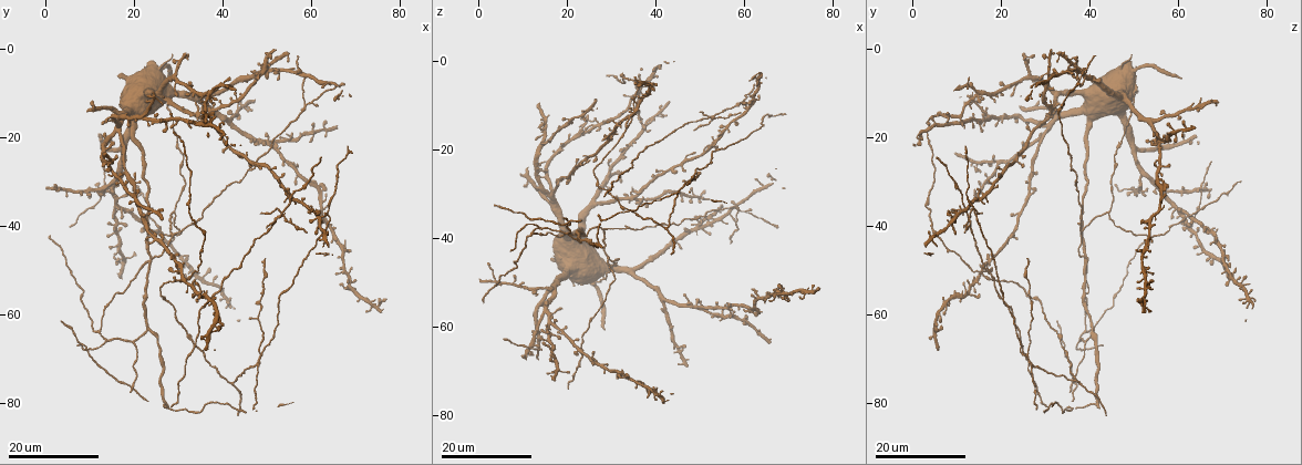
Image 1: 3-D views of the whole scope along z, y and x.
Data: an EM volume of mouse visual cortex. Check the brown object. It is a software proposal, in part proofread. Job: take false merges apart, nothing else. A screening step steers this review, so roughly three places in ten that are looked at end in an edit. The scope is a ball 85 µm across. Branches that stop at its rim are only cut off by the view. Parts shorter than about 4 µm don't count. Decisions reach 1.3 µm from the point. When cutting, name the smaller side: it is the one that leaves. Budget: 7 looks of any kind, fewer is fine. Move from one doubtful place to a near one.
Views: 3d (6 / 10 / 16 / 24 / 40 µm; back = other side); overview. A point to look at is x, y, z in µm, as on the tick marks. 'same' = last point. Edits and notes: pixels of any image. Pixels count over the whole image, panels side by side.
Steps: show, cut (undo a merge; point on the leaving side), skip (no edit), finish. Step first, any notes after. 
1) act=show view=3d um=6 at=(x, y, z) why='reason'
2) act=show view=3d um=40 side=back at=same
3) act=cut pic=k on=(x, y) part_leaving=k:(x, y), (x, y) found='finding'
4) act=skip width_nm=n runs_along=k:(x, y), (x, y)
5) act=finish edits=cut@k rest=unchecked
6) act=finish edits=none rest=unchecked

act=show view=3d um=24 at=(12.0, 63.5, 38.5) why='three arms meet'

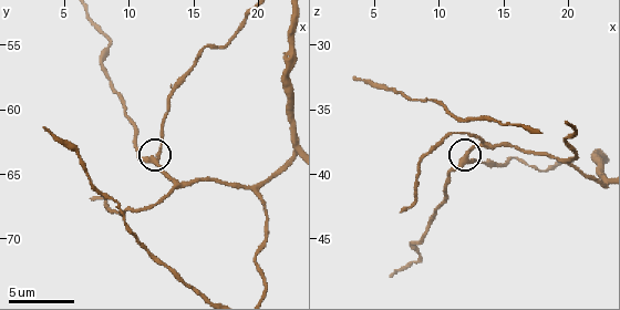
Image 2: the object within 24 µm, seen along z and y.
act=show view=3d um=10 at=(12.0, 63.8, 38.6) why='closer look'

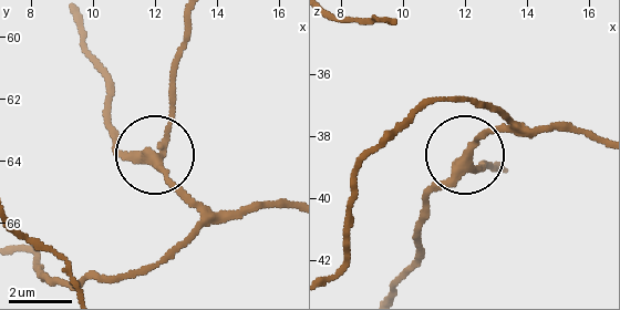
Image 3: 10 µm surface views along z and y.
act=skip width_nm=280 runs_along=3:(189, 18), (158, 161), (200, 206) found='all the same neuron'

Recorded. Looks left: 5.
act=show view=3d um=16 at=(23.0, 63.5, 41.0) why='small branch off a trunk'

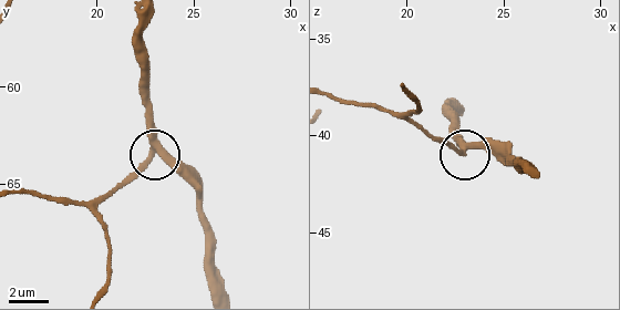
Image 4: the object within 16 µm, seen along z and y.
act=show view=3d um=6 at=(23.0, 63.4, 40.9)

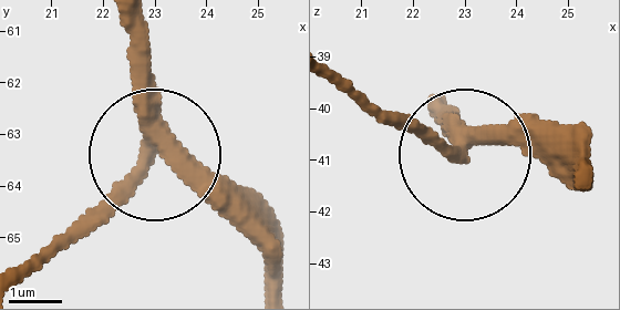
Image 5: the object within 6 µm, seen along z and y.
act=skip runs_along=5:(444, 96), (453, 157), (379, 110) found='continuous, no second neuron'

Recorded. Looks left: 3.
act=show view=3d um=16 at=(29.0, 36.5, 44.5) why='three-way junction'

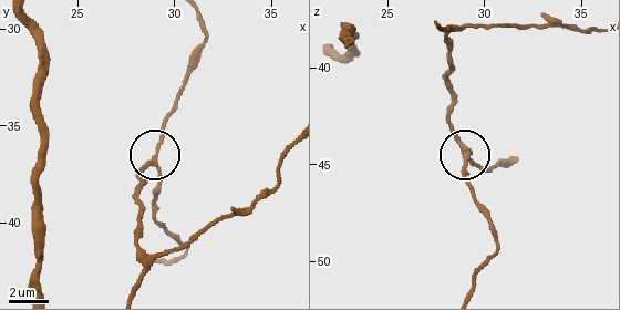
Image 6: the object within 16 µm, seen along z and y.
act=show view=3d um=10 at=(29.1, 36.9, 44.3)

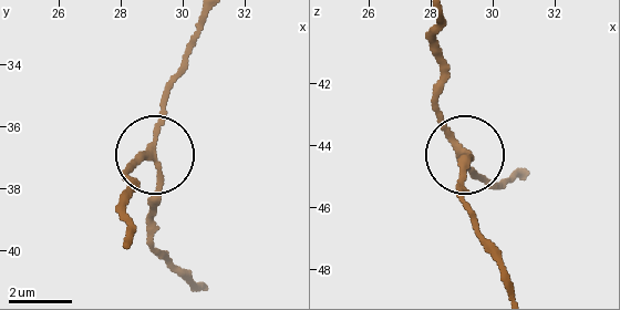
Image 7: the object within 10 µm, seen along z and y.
act=skip arms=3 runs_along=7:(435, 19), (443, 74), (438, 106), (475, 178) found='all the same neuron'

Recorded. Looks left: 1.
act=finish edits=none rest=unchecked

